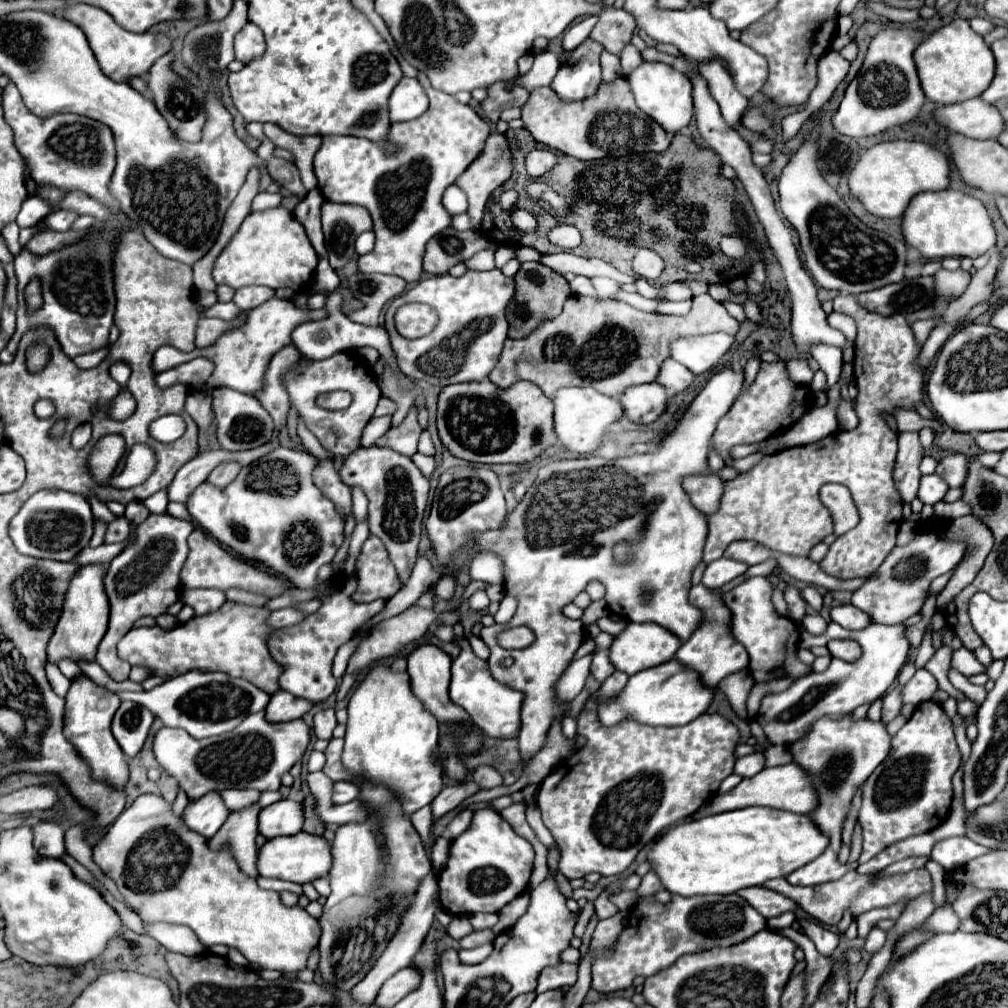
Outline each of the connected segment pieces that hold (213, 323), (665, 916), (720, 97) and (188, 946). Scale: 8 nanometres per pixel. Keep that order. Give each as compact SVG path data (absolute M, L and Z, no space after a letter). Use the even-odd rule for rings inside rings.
M243 315L241 319L233 319L233 321L221 321L221 319L201 317L197 321L197 329L195 329L195 337L199 337L199 347L207 347L207 345L215 343L215 339L221 335L221 331L243 325L245 323L245 317L247 315Z
M673 895L667 905L651 903L651 897L647 897L643 907L631 909L631 919L623 929L623 935L619 935L615 955L611 959L599 959L591 969L591 987L603 993L627 989L637 975L651 977L671 967L681 955L701 953L713 947L731 947L751 939L763 929L767 929L767 919L741 895L705 895L691 899Z
M697 63L699 73L707 79L711 87L713 99L721 107L721 115L727 123L727 127L735 127L741 123L741 117L747 109L747 99L735 91L735 85L731 83L731 75L727 75L727 69L721 63Z
M143 923L145 931L157 939L167 951L175 951L175 953L183 953L183 955L197 955L197 953L205 953L205 945L199 943L197 935L183 925L169 925L169 923Z

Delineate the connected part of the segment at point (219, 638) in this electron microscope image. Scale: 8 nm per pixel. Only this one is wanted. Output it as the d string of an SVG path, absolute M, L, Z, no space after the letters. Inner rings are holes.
M225 603L219 611L193 617L187 623L175 629L161 629L161 627L139 627L131 629L117 645L119 657L129 661L131 665L145 665L153 669L153 675L181 675L183 671L191 669L221 669L227 675L243 677L255 683L259 689L267 691L269 695L279 689L277 679L283 669L279 669L267 651L267 635L271 629L265 625L269 611L263 607L243 607L235 603Z

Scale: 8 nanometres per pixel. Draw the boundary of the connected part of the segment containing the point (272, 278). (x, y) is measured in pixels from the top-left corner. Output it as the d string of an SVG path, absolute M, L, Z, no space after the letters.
M279 205L247 215L231 243L217 257L213 279L217 285L225 283L233 289L245 285L267 285L271 289L291 287L293 291L305 291L311 285L315 267L317 253L311 247L303 225L295 219L293 211Z

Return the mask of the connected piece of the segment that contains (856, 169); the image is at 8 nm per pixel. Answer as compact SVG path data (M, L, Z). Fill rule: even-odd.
M881 141L859 153L849 173L849 191L875 217L901 217L913 195L921 191L941 191L949 185L949 161L931 145L919 141Z

